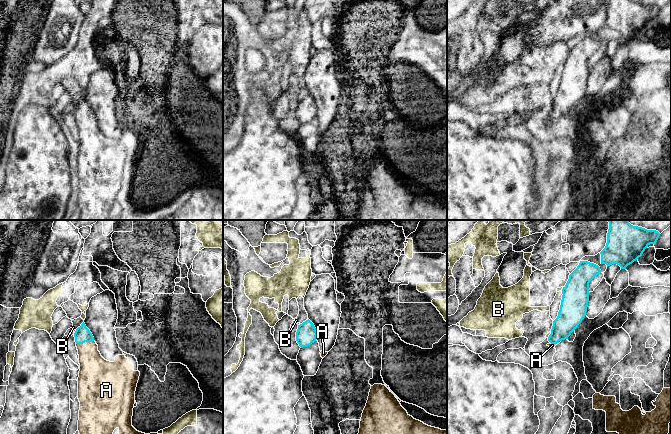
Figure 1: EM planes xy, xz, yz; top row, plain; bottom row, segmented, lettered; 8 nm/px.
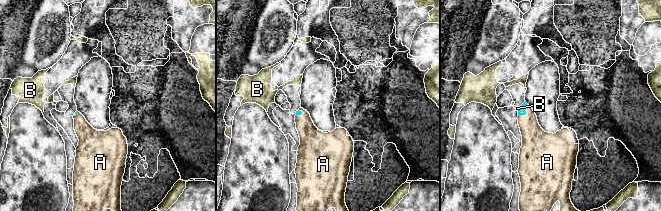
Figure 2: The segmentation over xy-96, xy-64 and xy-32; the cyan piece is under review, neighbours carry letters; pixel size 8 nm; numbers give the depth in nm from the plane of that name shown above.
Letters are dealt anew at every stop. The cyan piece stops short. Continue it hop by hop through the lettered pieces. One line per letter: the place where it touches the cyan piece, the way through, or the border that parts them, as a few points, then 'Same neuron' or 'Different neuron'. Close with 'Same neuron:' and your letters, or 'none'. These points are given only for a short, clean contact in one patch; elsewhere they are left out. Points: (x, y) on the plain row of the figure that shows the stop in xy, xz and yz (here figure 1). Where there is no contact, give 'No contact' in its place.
A: Touches cyan at xy (84, 118). Path across: xy (82, 110), (84, 118), (95, 147). Same neuron
B: Touches cyan at yz (550, 110). Different neuron
Same neuron: A

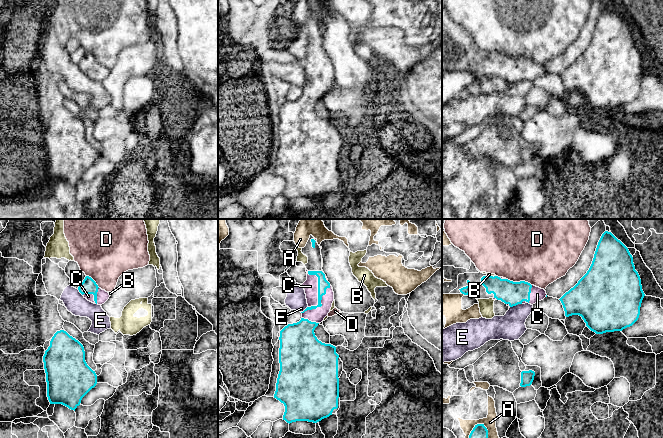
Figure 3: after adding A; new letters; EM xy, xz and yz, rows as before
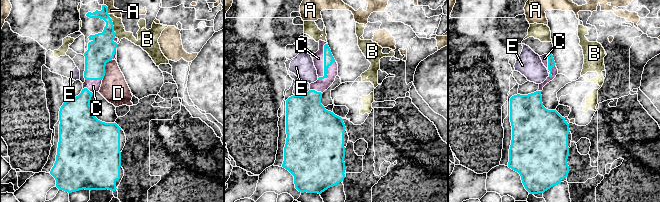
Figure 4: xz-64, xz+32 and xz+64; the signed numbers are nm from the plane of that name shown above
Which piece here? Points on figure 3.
A: Touches cyan at yz (472, 206). Different neuron
B: Touches cyan at yz (490, 52). Different neuron
C: Touches cyan at xz (318, 70). Different neuron
D: Touches cyan at yz (520, 57). Boundary: yz (506, 54), (512, 57), (527, 57), (531, 61). Different neuron
E: Touches cyan at yz (515, 81). Different neuron
Same neuron: none

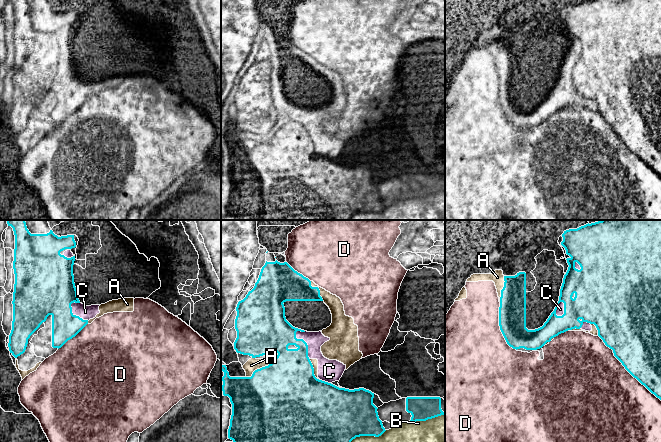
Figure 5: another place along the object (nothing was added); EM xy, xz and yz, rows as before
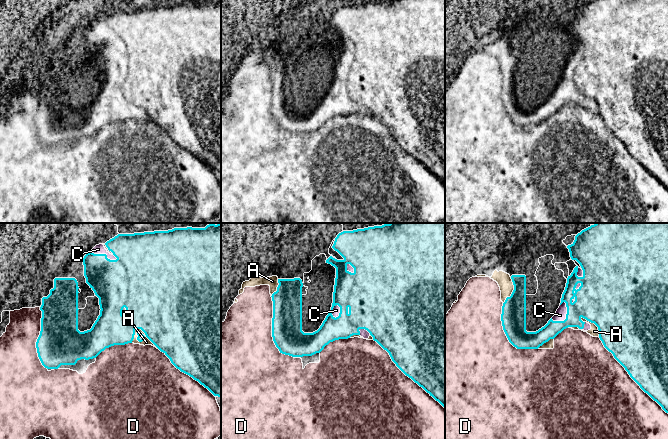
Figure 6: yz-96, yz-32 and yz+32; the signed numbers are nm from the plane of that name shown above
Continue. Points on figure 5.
A: Touches cyan at xz (262, 143). Different neuron
B: Touches cyan at xz (426, 195). Different neuron
C: Touches cyan at xz (305, 118). Same neuron
D: Touches cyan at yz (626, 145). Different neuron
Same neuron: C

